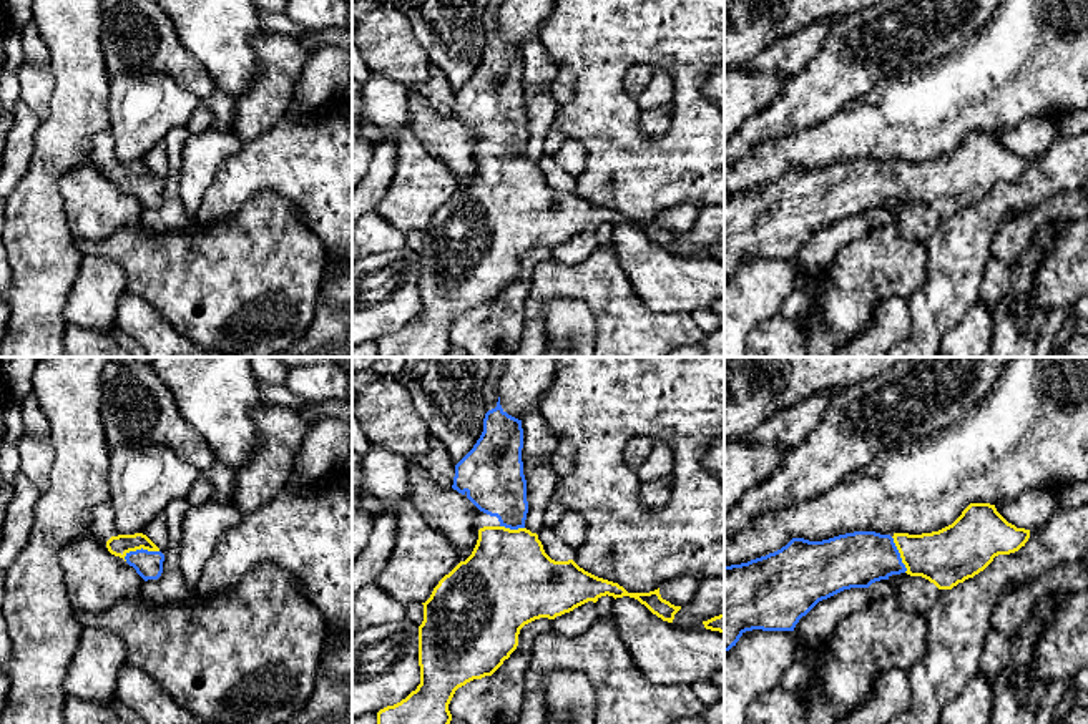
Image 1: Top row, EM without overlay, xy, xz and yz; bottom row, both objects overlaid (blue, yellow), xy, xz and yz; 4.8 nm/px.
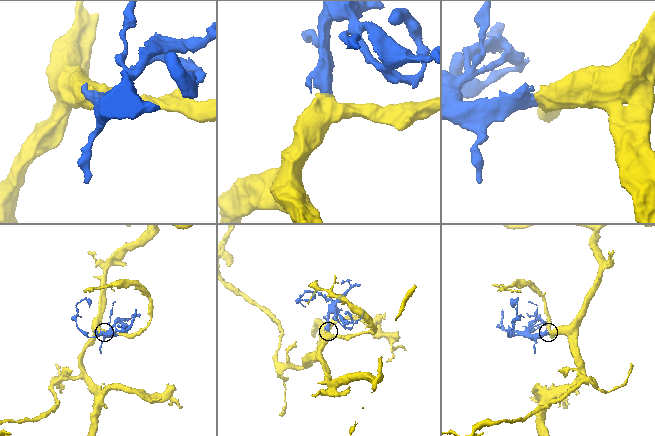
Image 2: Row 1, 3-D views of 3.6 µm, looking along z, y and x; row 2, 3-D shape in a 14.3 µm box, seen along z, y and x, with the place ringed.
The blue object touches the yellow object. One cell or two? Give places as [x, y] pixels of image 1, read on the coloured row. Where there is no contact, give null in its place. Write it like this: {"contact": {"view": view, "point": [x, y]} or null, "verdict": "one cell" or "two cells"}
{"contact": {"view": "xy", "point": [142, 548]}, "verdict": "one cell"}

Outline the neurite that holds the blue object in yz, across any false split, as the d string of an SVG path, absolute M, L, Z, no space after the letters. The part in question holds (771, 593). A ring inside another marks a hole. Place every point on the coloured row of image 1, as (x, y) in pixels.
M970 503L948 526L922 535L875 531L854 531L822 541L792 538L781 550L741 565L724 566L724 653L729 651L746 631L794 631L796 624L819 601L844 589L869 588L872 583L907 573L922 576L939 589L952 589L958 583L983 571L995 556L1018 551L1030 538L1030 530L1008 523L990 503Z

